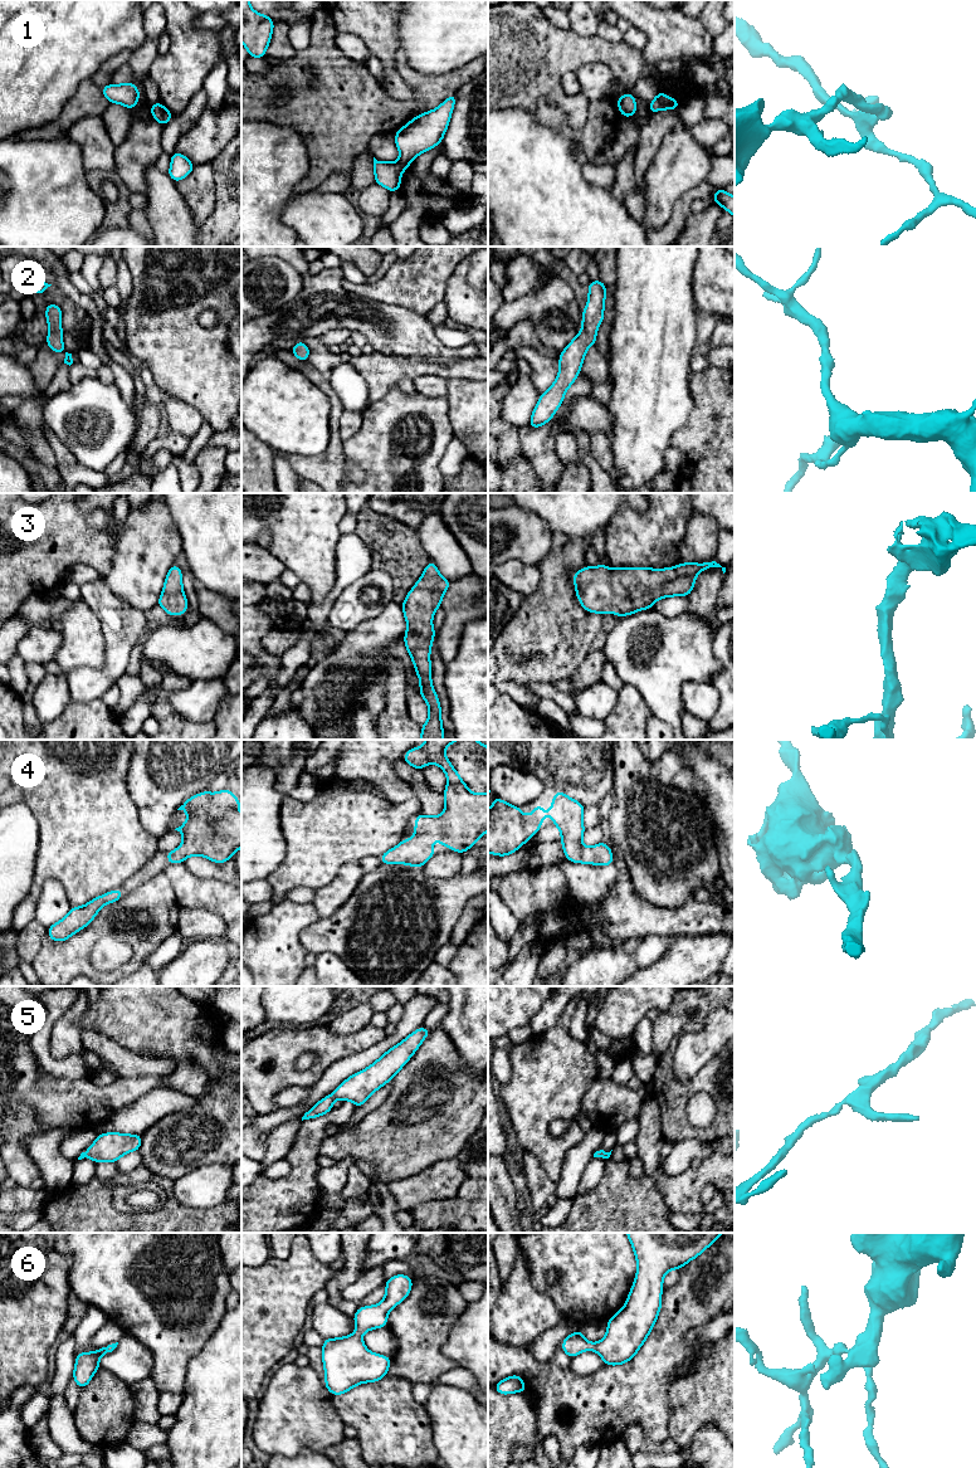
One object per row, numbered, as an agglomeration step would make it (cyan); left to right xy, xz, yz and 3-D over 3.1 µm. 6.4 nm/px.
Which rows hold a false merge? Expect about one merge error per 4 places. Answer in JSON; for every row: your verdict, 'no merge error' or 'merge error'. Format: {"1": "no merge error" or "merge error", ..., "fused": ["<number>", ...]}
{"1": "merge error", "2": "no merge error", "3": "no merge error", "4": "no merge error", "5": "no merge error", "6": "no merge error", "fused": ["1"]}

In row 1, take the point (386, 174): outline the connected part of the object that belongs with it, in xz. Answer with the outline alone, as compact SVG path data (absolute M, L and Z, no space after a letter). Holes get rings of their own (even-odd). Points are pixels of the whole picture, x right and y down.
M374 157L375 182L391 192L400 190L401 174L405 167L400 162L381 162Z

